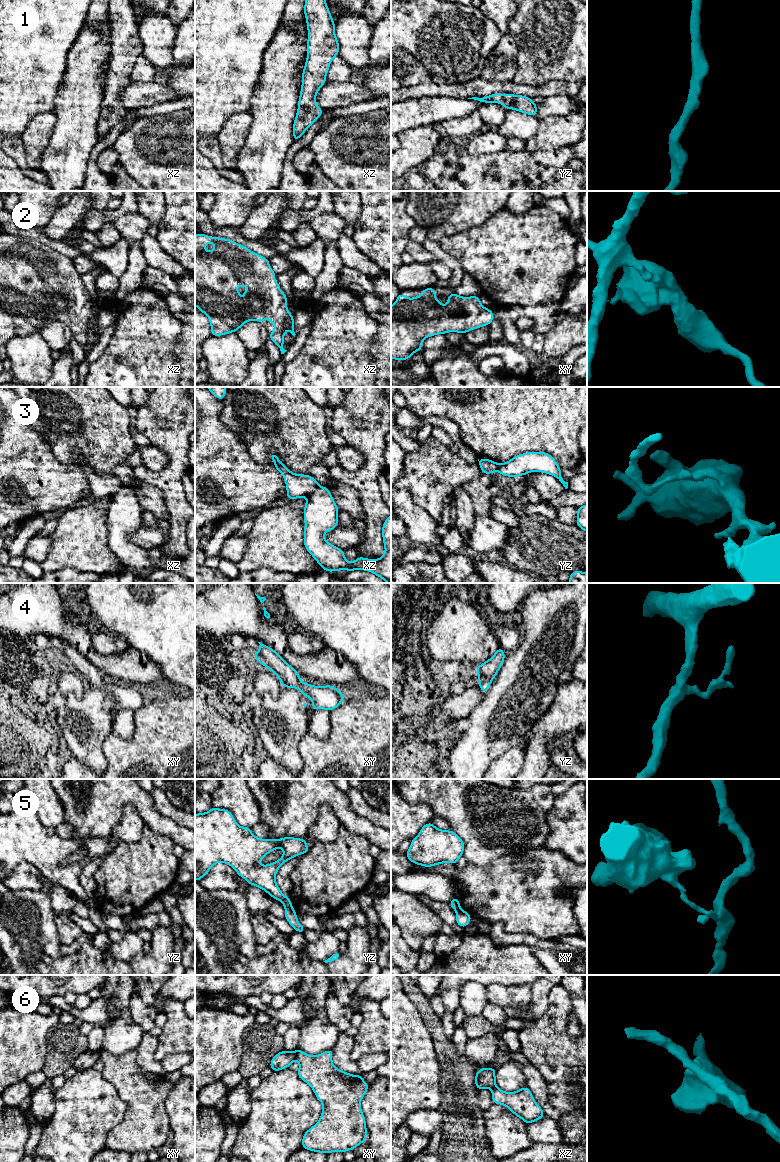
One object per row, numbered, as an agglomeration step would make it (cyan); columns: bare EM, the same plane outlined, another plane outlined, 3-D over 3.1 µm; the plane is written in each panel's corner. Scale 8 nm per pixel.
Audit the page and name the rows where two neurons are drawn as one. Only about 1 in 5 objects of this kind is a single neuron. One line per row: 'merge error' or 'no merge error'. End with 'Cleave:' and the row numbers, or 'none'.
1: no merge error
2: no merge error
3: merge error
4: no merge error
5: merge error
6: merge error
Cleave: 3, 5, 6

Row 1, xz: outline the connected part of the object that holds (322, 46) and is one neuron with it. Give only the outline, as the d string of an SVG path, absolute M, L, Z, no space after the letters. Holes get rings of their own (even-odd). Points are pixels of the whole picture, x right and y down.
M305 0L304 14L308 29L307 59L302 72L299 107L293 123L294 141L323 114L323 110L316 105L316 94L326 83L329 66L340 50L335 22L326 0Z

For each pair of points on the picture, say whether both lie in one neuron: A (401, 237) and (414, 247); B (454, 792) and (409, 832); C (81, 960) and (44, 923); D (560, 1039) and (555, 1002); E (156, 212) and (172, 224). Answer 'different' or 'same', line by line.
A: different
B: different
C: different
D: same
E: different

